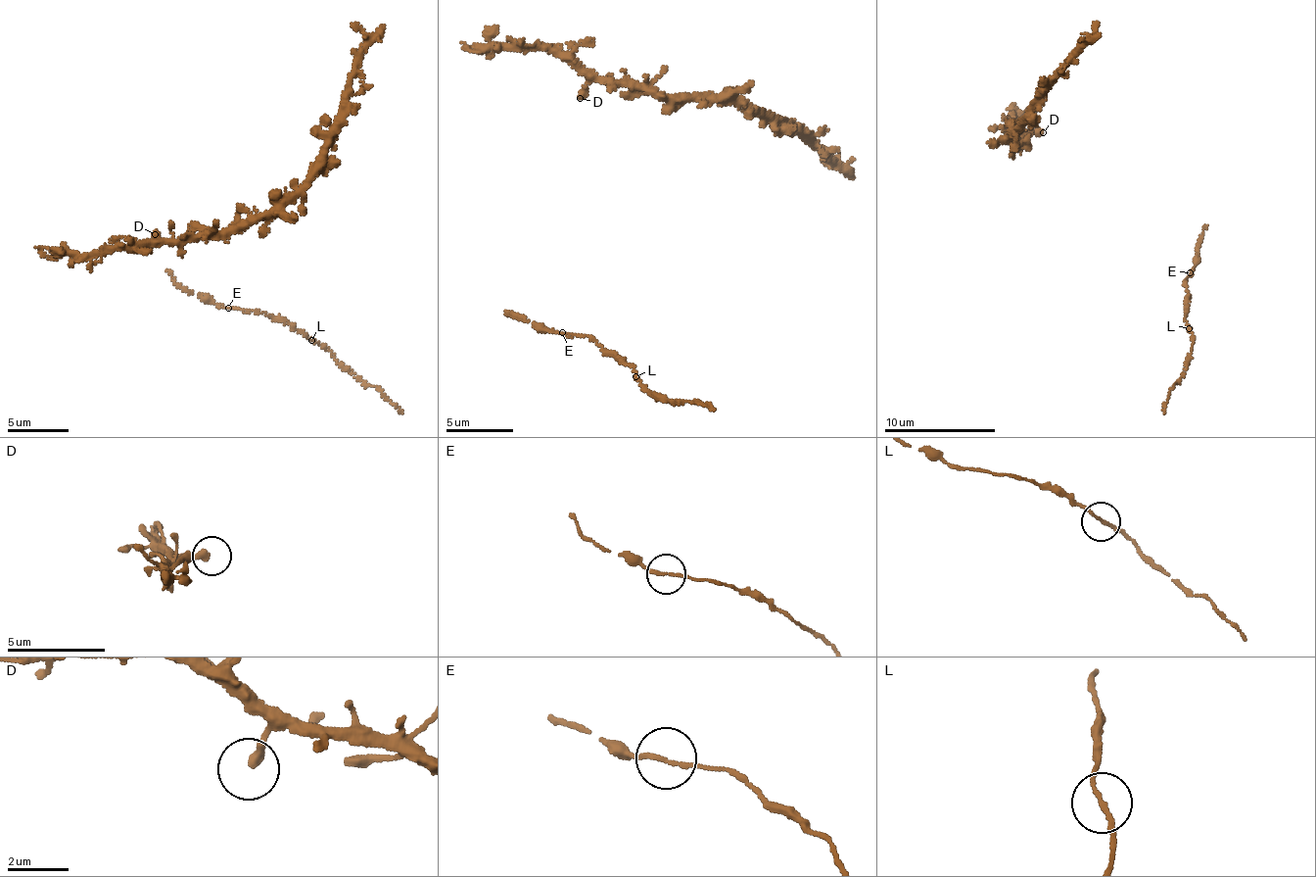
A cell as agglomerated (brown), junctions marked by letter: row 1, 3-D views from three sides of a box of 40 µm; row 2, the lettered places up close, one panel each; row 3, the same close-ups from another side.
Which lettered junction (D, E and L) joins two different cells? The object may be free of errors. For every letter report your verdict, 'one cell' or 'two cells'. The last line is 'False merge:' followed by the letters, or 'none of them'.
D: one cell
E: one cell
L: one cell
False merge: none of them

